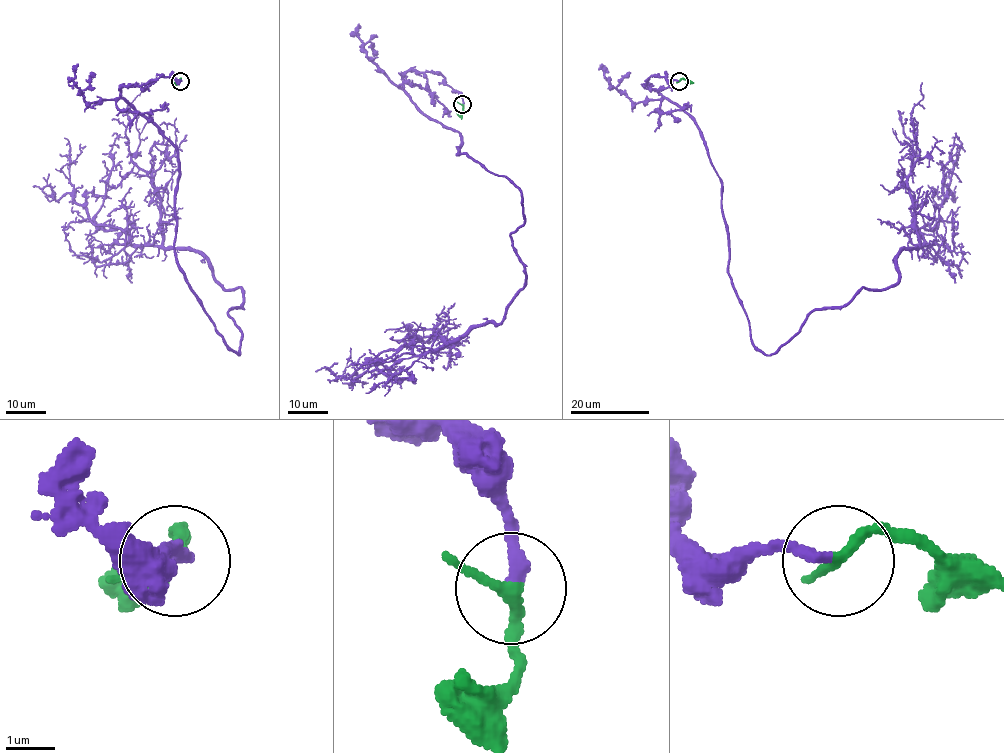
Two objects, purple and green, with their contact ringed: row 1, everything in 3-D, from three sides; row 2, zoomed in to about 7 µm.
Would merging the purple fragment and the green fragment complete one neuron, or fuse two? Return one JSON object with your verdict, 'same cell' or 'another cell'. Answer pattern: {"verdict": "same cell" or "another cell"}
{"verdict": "same cell"}

